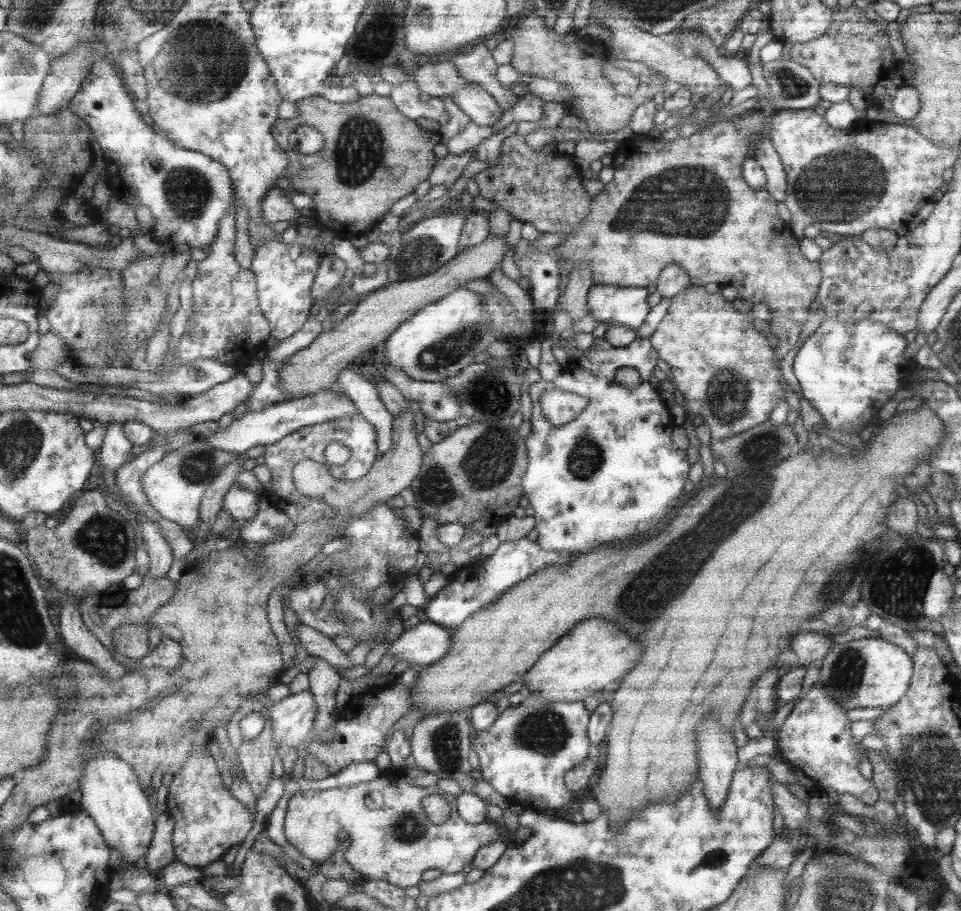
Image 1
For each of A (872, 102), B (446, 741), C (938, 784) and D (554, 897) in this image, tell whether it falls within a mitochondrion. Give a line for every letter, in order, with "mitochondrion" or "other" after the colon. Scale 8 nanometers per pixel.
A: other
B: mitochondrion
C: mitochondrion
D: mitochondrion

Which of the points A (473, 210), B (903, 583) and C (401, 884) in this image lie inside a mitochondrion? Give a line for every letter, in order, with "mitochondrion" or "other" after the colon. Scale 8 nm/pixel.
A: other
B: mitochondrion
C: other

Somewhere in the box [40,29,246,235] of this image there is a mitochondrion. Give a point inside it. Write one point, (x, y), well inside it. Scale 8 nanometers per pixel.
(189, 192)

